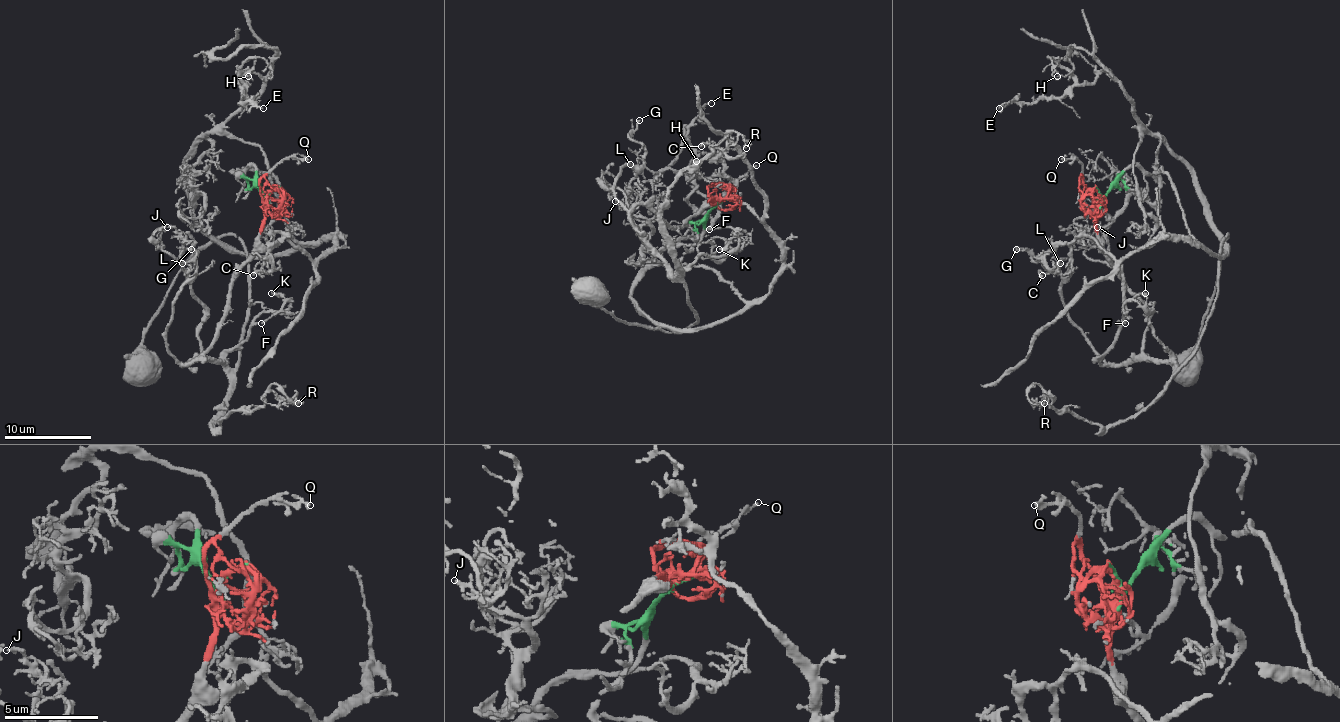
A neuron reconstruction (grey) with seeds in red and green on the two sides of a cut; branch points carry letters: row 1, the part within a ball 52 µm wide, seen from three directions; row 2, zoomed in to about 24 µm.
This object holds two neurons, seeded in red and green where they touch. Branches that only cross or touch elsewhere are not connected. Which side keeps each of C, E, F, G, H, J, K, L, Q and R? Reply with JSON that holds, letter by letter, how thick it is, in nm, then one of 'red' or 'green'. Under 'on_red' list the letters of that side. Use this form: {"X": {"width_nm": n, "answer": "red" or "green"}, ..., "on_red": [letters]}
{"C": {"width_nm": 120, "answer": "green"}, "E": {"width_nm": 150, "answer": "green"}, "F": {"width_nm": 150, "answer": "red"}, "G": {"width_nm": 190, "answer": "red"}, "H": {"width_nm": 130, "answer": "green"}, "J": {"width_nm": 160, "answer": "red"}, "K": {"width_nm": 240, "answer": "red"}, "L": {"width_nm": 140, "answer": "red"}, "Q": {"width_nm": 200, "answer": "red"}, "R": {"width_nm": 140, "answer": "red"}, "on_red": ["F", "G", "J", "K", "L", "Q", "R"]}

